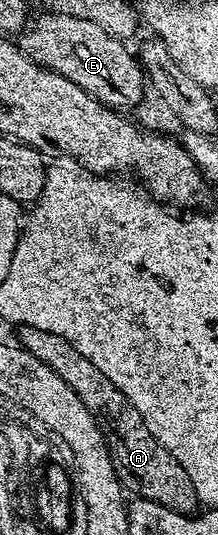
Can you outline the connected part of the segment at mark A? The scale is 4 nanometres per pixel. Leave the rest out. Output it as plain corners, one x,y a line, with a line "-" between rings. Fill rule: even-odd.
18,326
16,331
16,342
20,347
31,353
31,357
39,357
39,361
43,361
47,369
55,369
55,373
59,373
59,377
63,377
63,381
67,381
67,385
75,389
75,397
79,397
79,401
83,401
83,405
87,405
87,409
97,416
97,421
101,424
101,432
105,435
111,465
122,488
129,493
134,491
132,494
138,499
153,501
171,511
177,511
180,515
194,514
198,510
199,500
187,473
183,473
179,461
175,461
175,457
171,457
171,453
167,453
167,449
163,449
163,445
159,445
155,437
151,437
151,429
147,429
145,417
139,413
139,409
135,409
135,405
131,405
131,401
127,401
127,397
123,397
123,393
119,393
119,389
115,389
115,385
111,385
111,381
107,381
107,377
99,373
99,369
91,365
91,361
83,357
79,349
75,349
75,345
63,341
63,337
55,337
55,333
37,331
33,327

